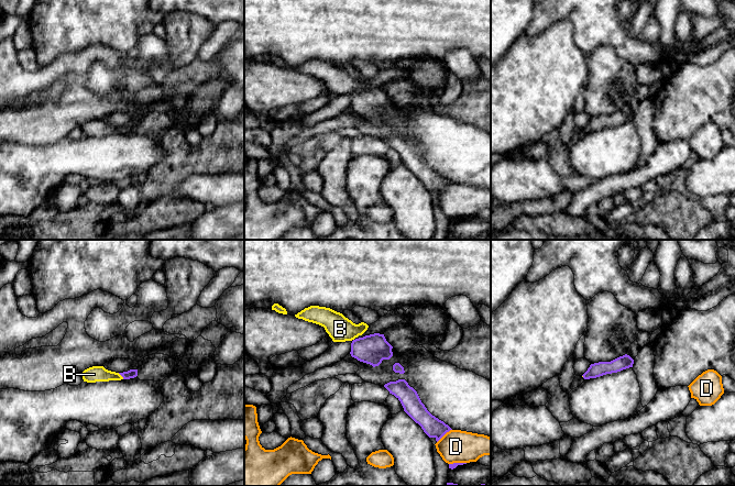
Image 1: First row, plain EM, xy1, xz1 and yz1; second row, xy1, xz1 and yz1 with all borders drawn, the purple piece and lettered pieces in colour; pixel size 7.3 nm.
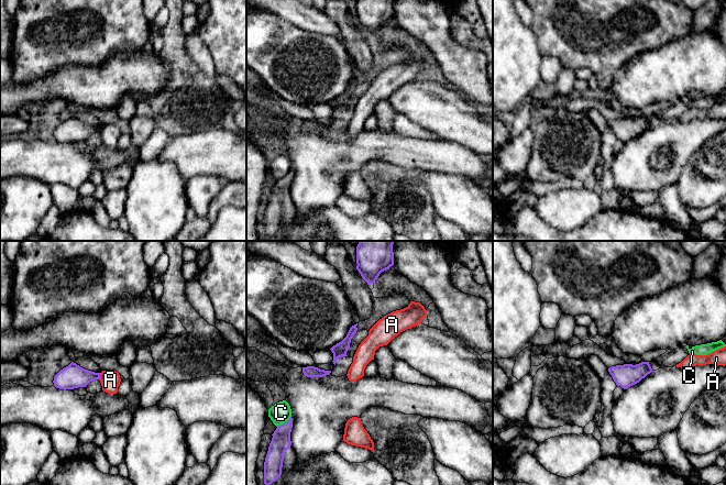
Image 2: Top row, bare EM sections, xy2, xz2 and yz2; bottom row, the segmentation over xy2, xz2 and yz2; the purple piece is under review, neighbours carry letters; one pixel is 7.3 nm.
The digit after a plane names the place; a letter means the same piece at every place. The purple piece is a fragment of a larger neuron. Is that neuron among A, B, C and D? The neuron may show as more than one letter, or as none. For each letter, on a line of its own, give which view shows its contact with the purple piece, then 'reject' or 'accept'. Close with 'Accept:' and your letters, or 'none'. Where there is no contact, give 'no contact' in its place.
A: meets purple in xy2; reject
B: meets purple in xy1; accept
C: meets purple in xz2; reject
D: meets purple in xz1; reject
Accept: B

